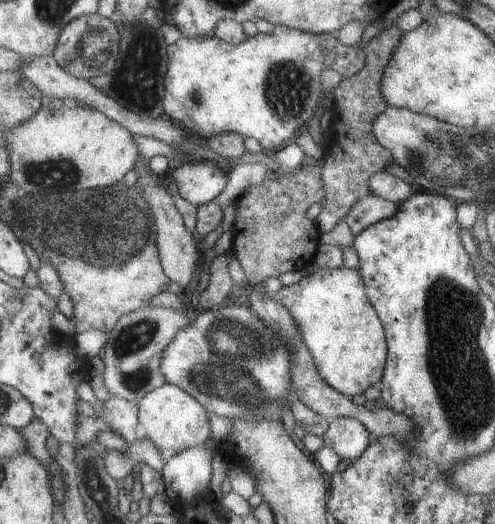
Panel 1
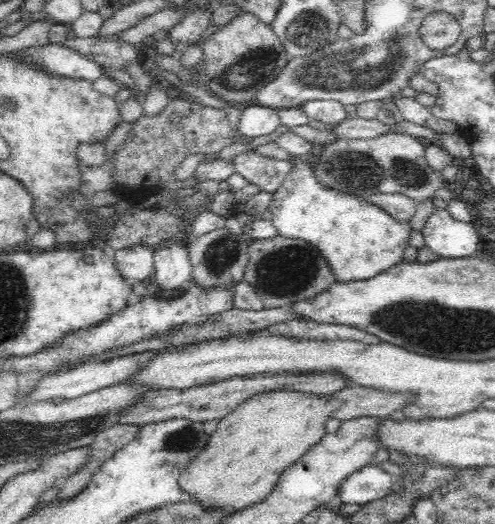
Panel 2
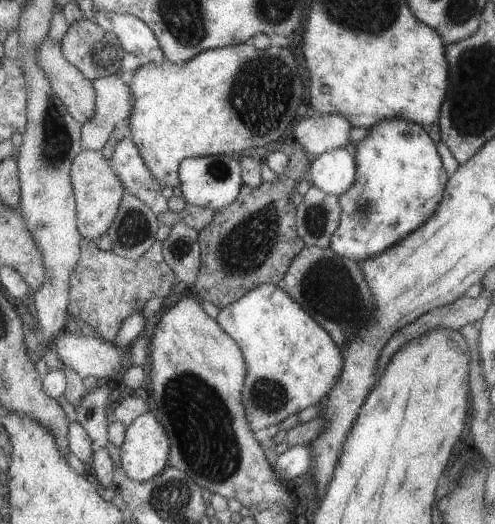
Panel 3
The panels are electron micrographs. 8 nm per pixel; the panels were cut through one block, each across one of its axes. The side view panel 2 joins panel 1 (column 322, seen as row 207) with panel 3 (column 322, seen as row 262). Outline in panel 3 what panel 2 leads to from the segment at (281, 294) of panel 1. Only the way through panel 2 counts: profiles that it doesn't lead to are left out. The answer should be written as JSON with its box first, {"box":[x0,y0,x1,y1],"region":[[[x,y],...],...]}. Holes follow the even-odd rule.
{"box":[215,284,342,432],"region":[[[260,284],[242,297],[218,309],[215,322],[236,342],[245,363],[240,403],[252,432],[279,424],[287,416],[315,405],[330,391],[342,371],[342,356],[331,337],[283,289]]]}

